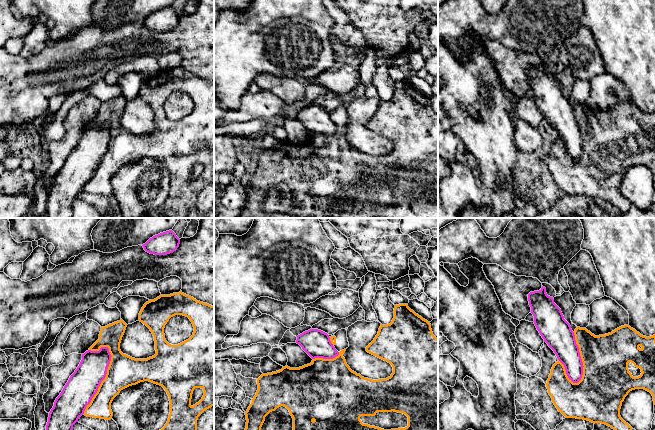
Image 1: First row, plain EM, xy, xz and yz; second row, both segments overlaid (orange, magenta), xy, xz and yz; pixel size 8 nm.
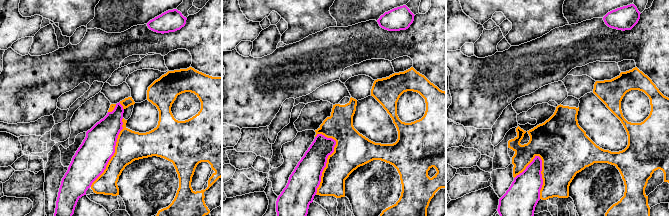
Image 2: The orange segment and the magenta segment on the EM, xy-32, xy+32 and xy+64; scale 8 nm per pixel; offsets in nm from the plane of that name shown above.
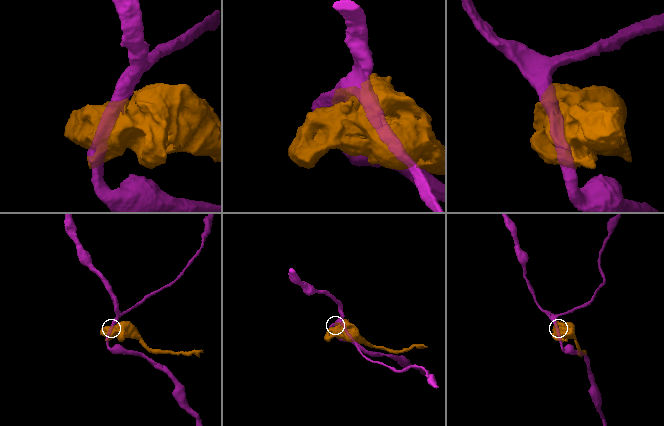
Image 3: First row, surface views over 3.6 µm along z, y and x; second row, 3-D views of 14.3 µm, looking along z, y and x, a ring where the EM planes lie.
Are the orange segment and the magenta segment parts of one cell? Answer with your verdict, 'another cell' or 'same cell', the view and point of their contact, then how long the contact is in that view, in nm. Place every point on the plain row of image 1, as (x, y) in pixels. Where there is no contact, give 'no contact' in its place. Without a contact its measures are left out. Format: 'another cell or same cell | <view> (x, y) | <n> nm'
another cell | xy (103, 156) | 600 nm

